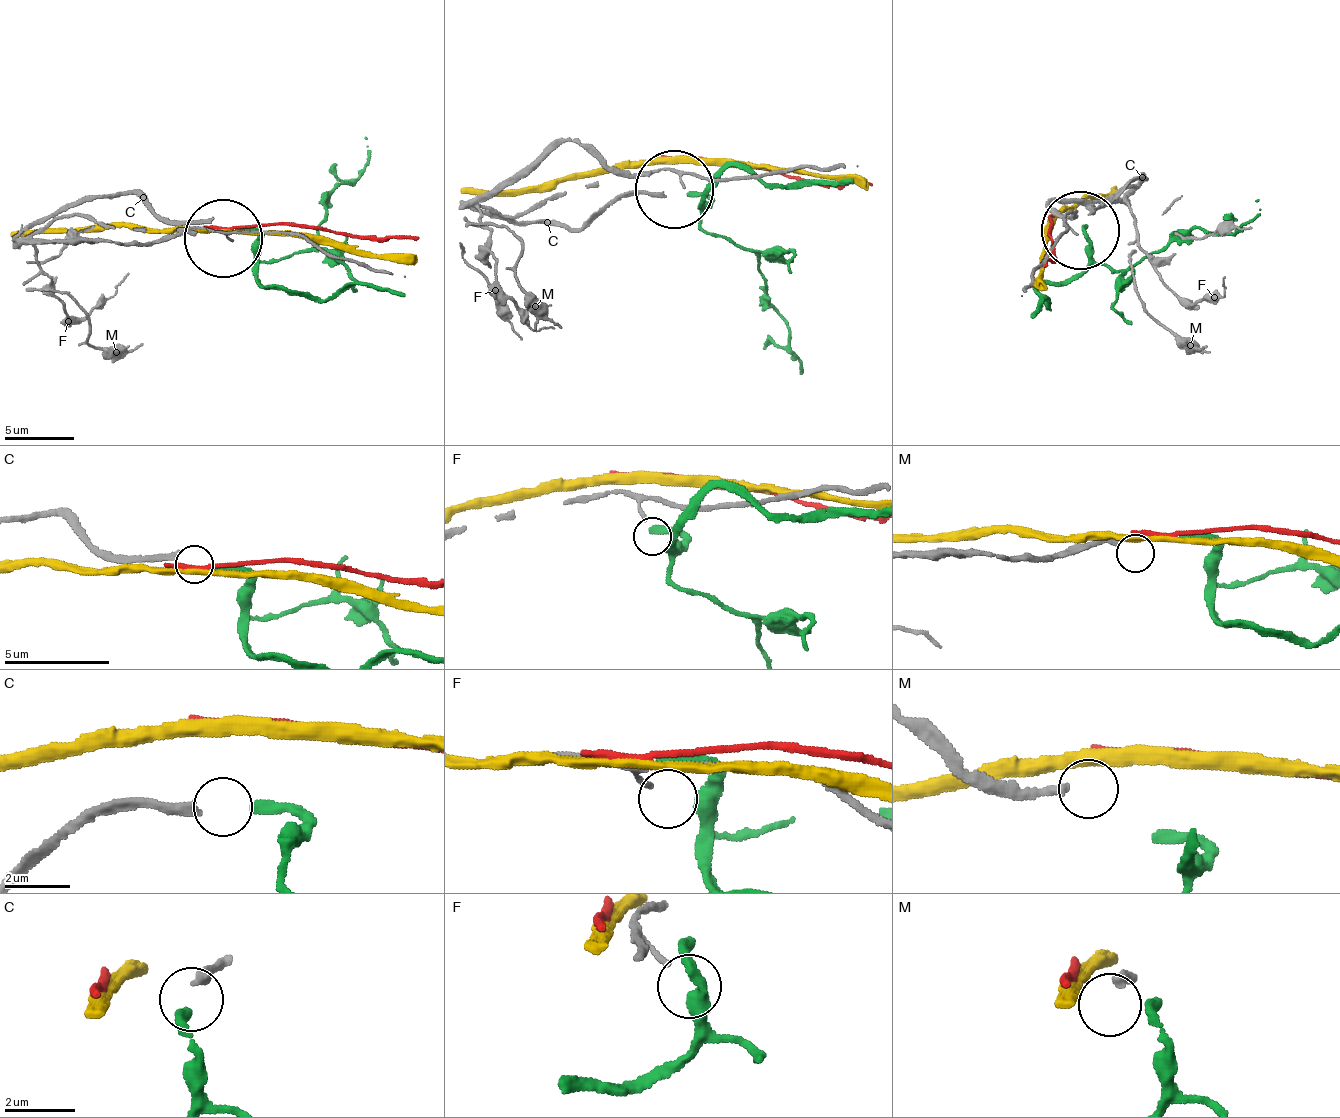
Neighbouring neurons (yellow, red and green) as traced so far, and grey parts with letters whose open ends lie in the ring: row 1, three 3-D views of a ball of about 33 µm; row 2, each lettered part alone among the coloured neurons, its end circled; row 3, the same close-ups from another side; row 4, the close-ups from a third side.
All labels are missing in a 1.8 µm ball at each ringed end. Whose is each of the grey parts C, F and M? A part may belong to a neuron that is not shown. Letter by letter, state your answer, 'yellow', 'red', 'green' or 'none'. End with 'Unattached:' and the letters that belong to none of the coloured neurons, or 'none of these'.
C: green
F: none
M: none
Unattached: F, M

